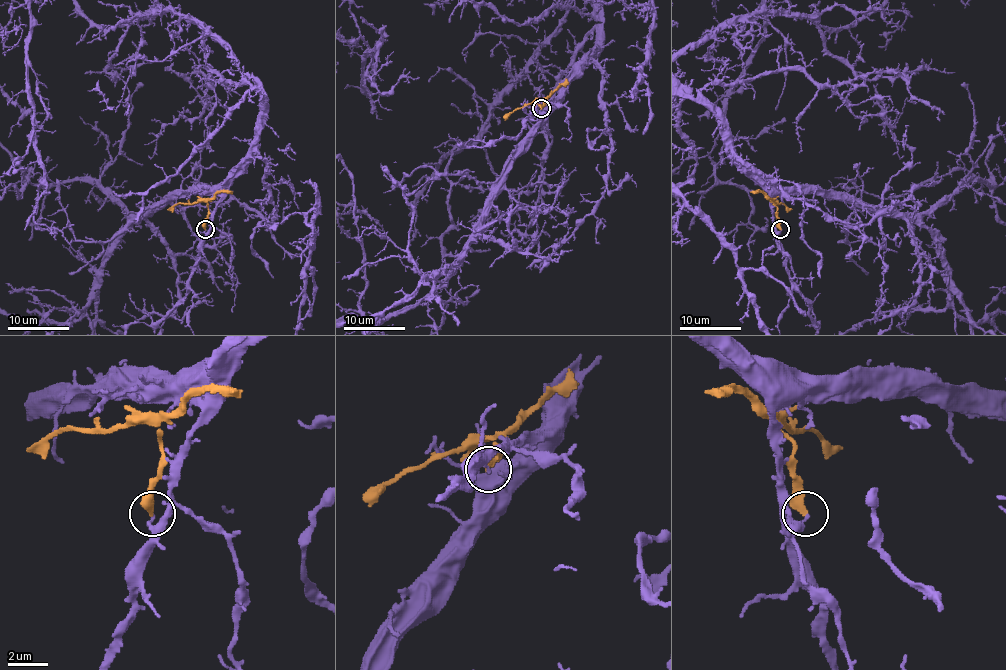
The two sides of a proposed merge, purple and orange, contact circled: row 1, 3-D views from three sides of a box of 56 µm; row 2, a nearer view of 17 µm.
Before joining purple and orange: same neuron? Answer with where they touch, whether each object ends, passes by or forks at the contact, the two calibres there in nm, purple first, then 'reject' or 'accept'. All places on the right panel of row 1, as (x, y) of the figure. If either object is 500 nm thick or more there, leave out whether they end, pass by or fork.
(780, 229) | purple ends | orange ends | 180/400 nm | reject

